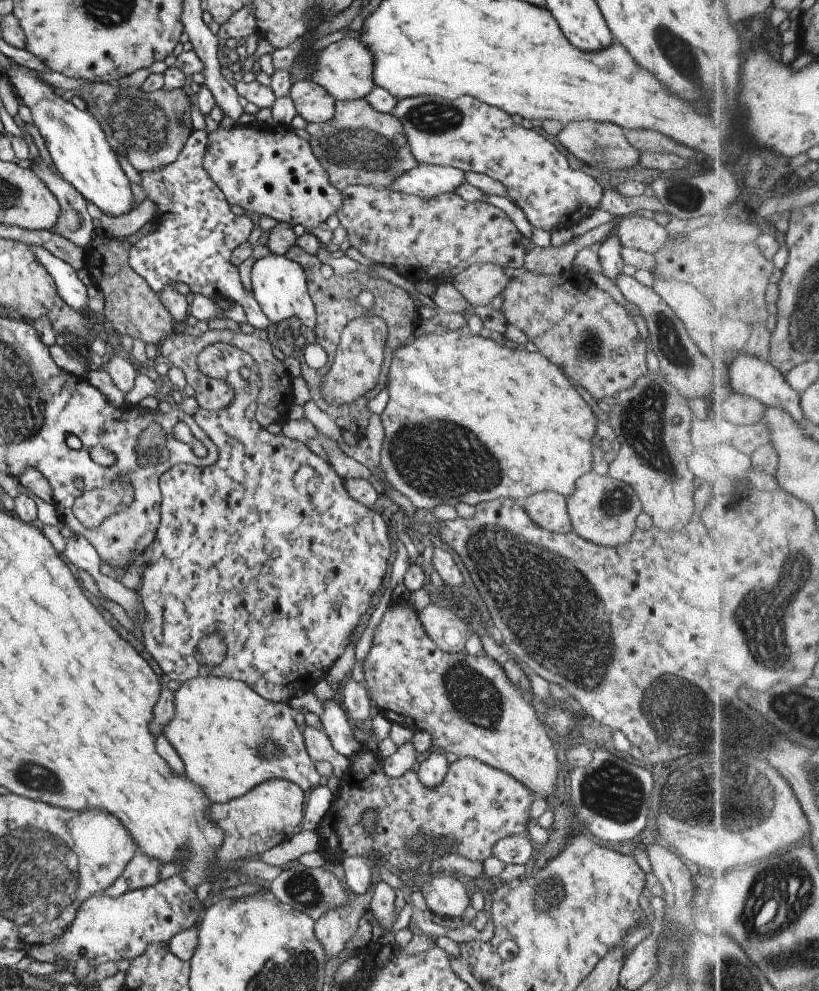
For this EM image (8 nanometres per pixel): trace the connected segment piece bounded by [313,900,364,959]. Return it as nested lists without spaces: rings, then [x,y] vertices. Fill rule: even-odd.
[[[349,900],[346,905],[327,910],[314,921],[314,938],[320,943],[327,959],[349,945],[363,914],[359,900]]]

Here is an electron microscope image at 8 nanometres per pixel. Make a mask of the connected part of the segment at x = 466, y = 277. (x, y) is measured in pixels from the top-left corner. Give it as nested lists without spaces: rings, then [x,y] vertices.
[[[484,263],[465,268],[451,280],[451,284],[469,306],[475,308],[488,305],[493,297],[500,294],[506,277],[503,268]]]

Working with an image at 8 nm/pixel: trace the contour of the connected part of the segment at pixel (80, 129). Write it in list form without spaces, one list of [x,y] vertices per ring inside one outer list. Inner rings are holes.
[[[12,63],[5,72],[10,86],[31,113],[32,125],[37,128],[49,153],[53,168],[85,201],[96,206],[102,215],[119,217],[134,208],[129,180],[121,171],[118,158],[108,144],[104,124],[99,124],[87,112],[77,110],[63,101],[59,92],[38,80],[36,72]]]

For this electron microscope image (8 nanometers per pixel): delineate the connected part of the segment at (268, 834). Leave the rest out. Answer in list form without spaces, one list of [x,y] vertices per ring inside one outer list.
[[[268,779],[227,803],[209,804],[206,808],[208,820],[222,833],[221,845],[214,854],[216,862],[227,865],[241,858],[250,858],[289,839],[301,824],[303,801],[303,791],[293,782]]]

